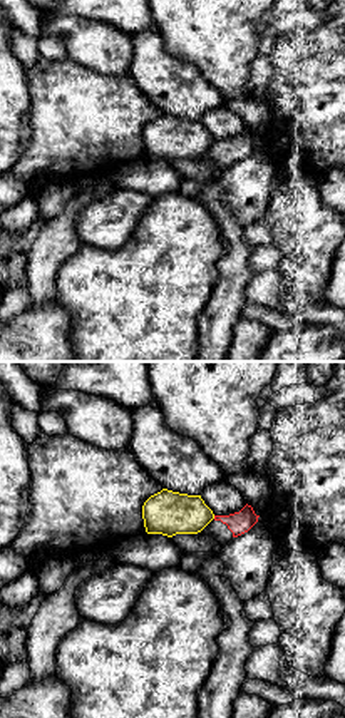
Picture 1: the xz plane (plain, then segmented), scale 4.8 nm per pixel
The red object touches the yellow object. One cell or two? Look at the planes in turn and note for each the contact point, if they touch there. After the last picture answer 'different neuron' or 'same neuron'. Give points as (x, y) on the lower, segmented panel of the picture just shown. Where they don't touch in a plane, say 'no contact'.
no contact

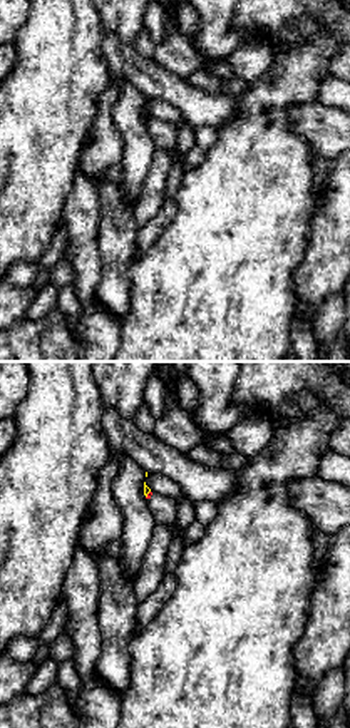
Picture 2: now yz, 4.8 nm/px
(148, 494)

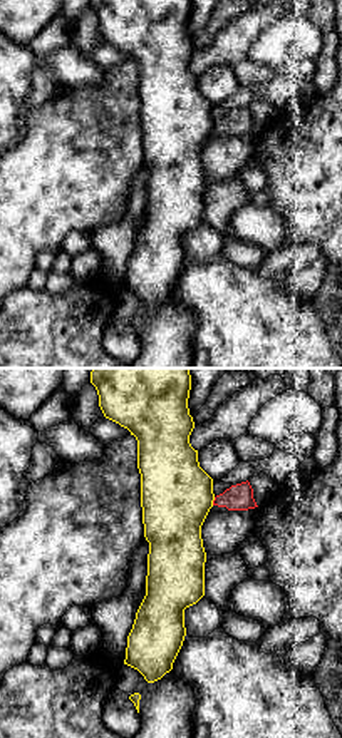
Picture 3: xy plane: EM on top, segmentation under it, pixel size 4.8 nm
(213, 501)

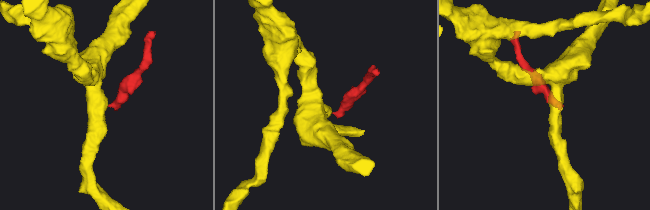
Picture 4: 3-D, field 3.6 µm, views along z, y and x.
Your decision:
different neuron

